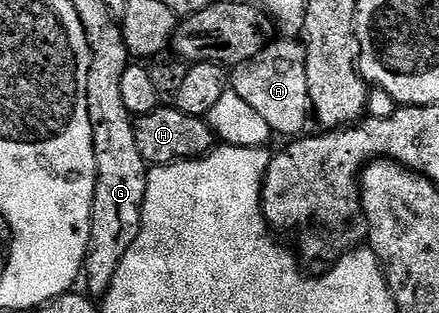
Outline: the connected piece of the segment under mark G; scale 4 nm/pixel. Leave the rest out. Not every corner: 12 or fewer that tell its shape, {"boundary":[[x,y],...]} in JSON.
{"boundary":[[117,21],[88,30],[98,179],[85,289],[105,295],[142,223],[148,163]]}

